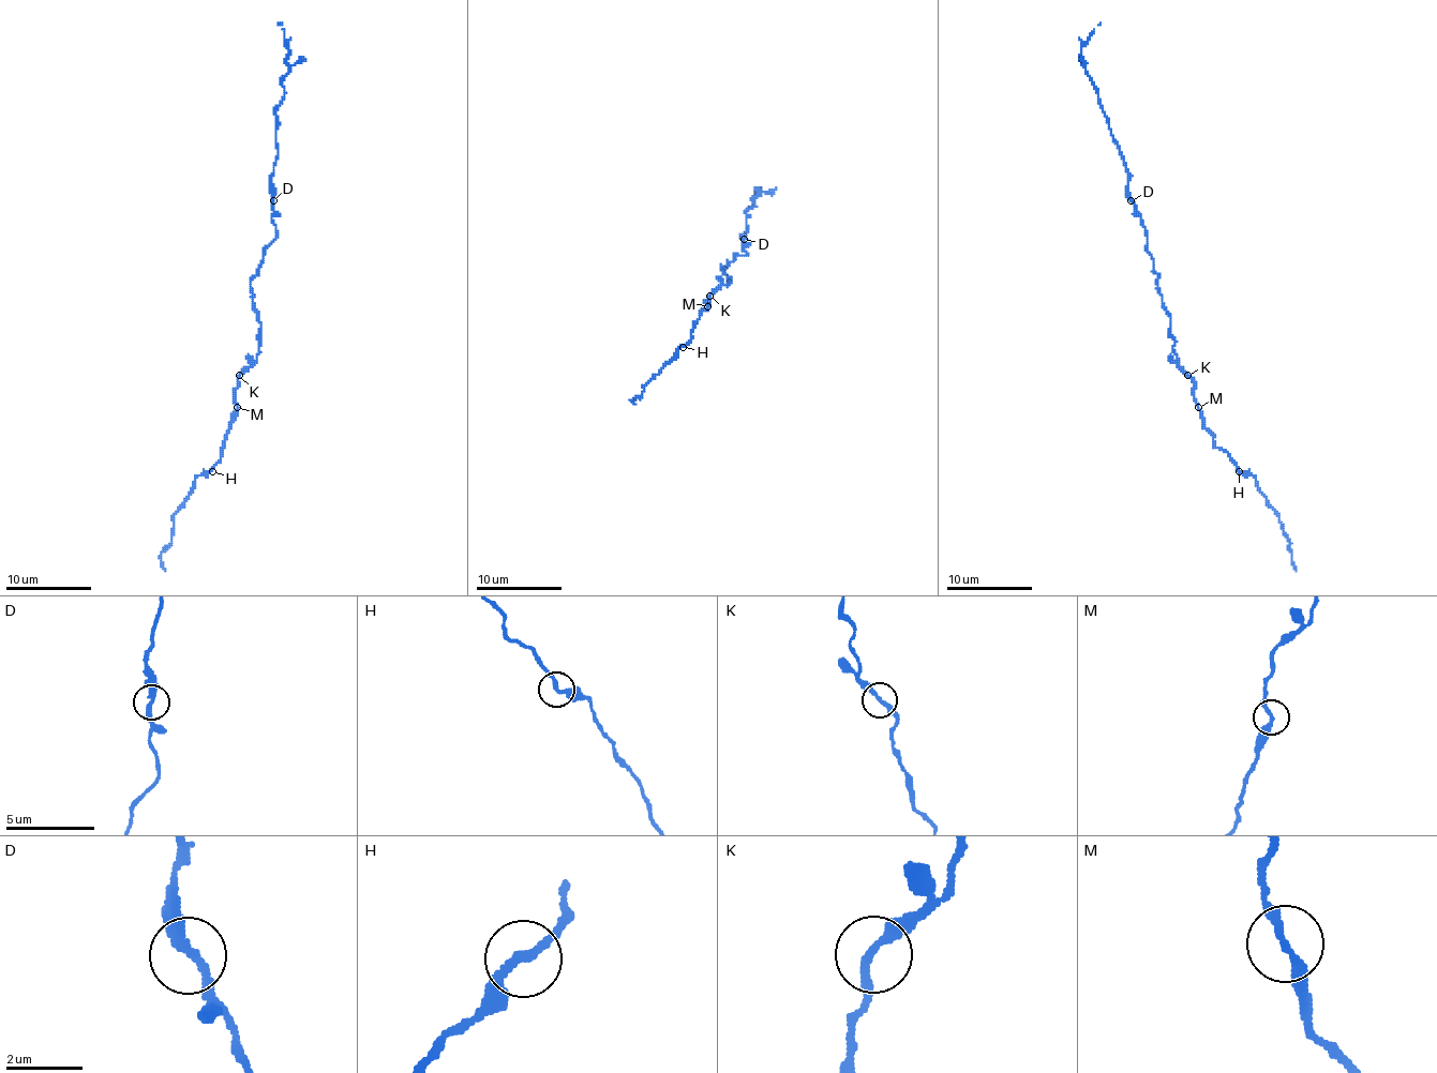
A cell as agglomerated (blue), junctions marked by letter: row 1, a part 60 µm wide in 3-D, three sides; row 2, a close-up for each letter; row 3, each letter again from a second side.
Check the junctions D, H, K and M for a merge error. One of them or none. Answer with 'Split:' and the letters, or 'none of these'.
Split: none of these

